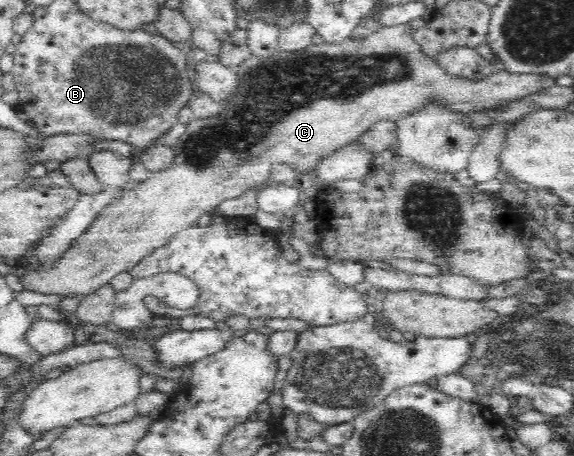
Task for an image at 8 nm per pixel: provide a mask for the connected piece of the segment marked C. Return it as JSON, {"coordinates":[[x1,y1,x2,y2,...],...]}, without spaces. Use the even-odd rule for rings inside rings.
{"coordinates":[[408,24,386,26,382,31,378,31,378,33,374,33,363,39,349,36,347,39,344,39,344,41,320,43,320,45,312,44,299,51,284,51,278,49,275,53,268,55,252,55,247,61,244,61,238,66,239,69,236,76,238,76,239,83,237,89,234,94,231,94,230,98,227,98,226,102,221,103,220,111,218,111,214,117,192,118,192,120,185,125,185,132,177,141,176,145,172,147,175,152,172,165,163,171,152,173,148,181,134,184,129,189,122,191,115,201,99,212,99,216,94,220,90,229,82,235,79,240,76,240,75,244,72,244,72,249,70,249,65,257,59,261,56,269,44,272,44,270,36,270,31,267,30,271,20,279,23,287,28,290,46,294,61,294,64,298,73,296,74,294,79,294,84,297,90,292,102,287,102,285,106,285,106,283,110,282,112,277,118,275,120,271,131,270,142,257,146,257,148,253,152,253,152,251,158,249,158,247,162,247,175,233,196,226,198,219,200,219,200,215,204,215,204,213,212,214,221,203,224,203,229,199,242,197,250,190,261,189,263,186,266,186,268,184,268,176,276,165,288,165,298,177,303,177,304,175,314,175,314,177,318,177,320,175,320,165,322,165,322,161,324,161,326,157,330,157,337,149,352,143,352,141,359,140,364,133,370,131,370,129,375,129,382,122,400,121,403,117,406,117,407,114,420,108,423,105,423,102,426,102,433,96,448,100,448,102,452,104,452,108,462,111,463,113,493,116,496,112,500,112,501,114,509,107,512,107,512,105,518,105,520,101,526,101,528,97,546,93,548,89,554,89,554,87,558,86,558,78,553,78,546,74,512,74,505,70,490,77,486,77,486,79,480,81,480,83,471,83,470,81,455,79,454,76,446,74,432,58,426,56,422,52,420,45,414,40,413,33,414,32]]}

